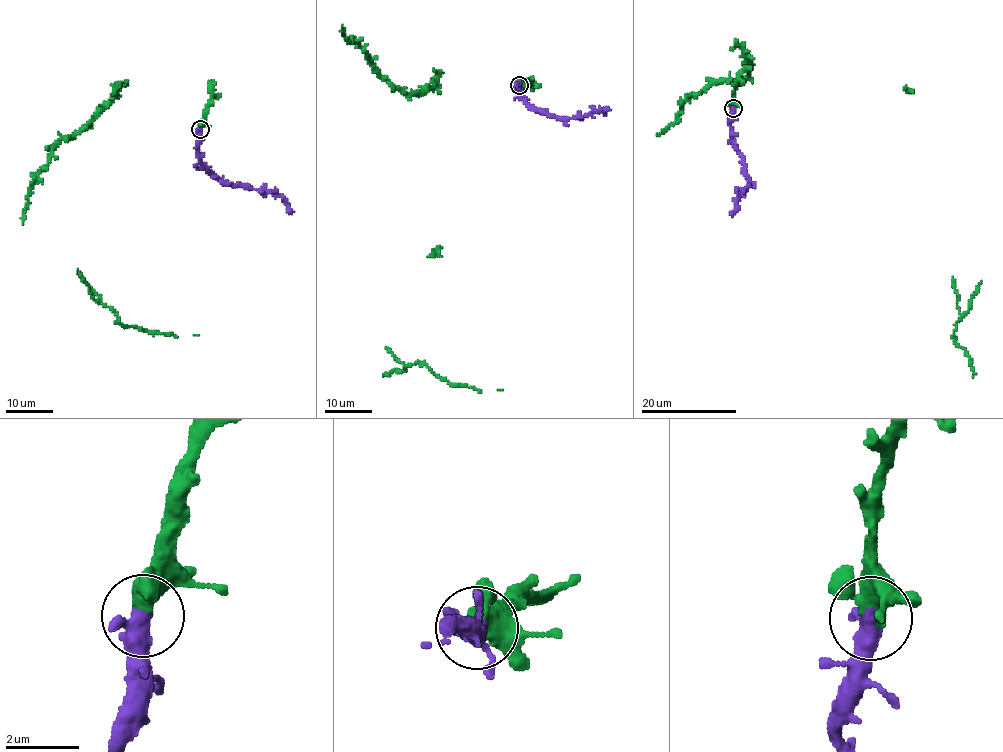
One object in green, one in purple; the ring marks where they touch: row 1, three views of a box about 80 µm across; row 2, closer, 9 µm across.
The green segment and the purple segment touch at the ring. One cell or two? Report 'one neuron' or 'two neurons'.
one neuron

